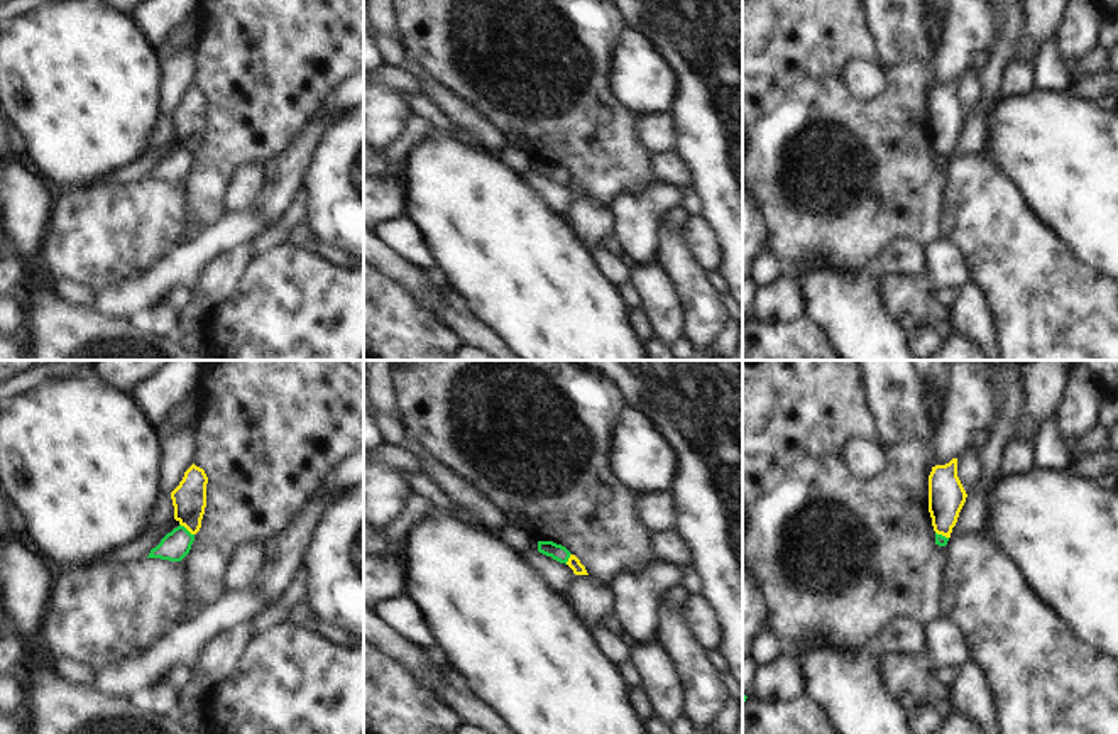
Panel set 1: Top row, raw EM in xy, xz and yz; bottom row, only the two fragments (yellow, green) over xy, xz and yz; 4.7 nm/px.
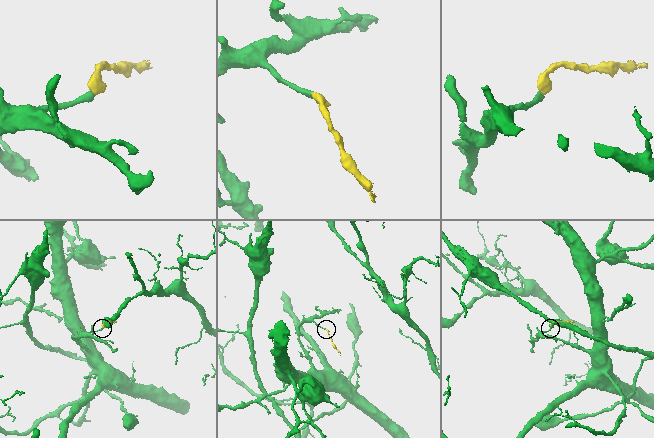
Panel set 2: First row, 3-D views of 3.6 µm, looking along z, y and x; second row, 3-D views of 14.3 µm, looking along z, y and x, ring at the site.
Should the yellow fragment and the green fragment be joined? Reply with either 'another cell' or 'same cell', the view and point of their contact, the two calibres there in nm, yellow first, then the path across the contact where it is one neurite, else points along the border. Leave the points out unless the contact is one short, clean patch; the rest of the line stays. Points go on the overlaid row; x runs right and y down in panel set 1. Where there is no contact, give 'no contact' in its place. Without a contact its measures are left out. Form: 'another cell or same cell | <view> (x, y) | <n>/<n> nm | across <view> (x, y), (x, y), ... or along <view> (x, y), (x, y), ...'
another cell | xy (186, 528) | 160/140 nm | along xy (180, 523), (193, 535)

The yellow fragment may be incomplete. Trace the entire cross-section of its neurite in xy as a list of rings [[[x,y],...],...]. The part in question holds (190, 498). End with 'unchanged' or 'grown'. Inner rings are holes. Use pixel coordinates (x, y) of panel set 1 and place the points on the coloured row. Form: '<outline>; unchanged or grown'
[[[195,463],[184,472],[179,485],[171,492],[174,506],[174,519],[191,534],[201,528],[201,519],[206,507],[208,477],[203,468]]]; unchanged

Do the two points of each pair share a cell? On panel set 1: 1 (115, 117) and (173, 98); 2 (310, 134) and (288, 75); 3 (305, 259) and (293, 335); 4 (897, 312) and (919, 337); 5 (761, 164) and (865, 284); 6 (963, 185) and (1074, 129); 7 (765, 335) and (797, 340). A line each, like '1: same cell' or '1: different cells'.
1: different cells
2: different cells
3: same cell
4: different cells
5: different cells
6: different cells
7: same cell

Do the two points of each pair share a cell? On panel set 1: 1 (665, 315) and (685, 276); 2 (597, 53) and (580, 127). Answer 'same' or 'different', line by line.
1: different
2: same

